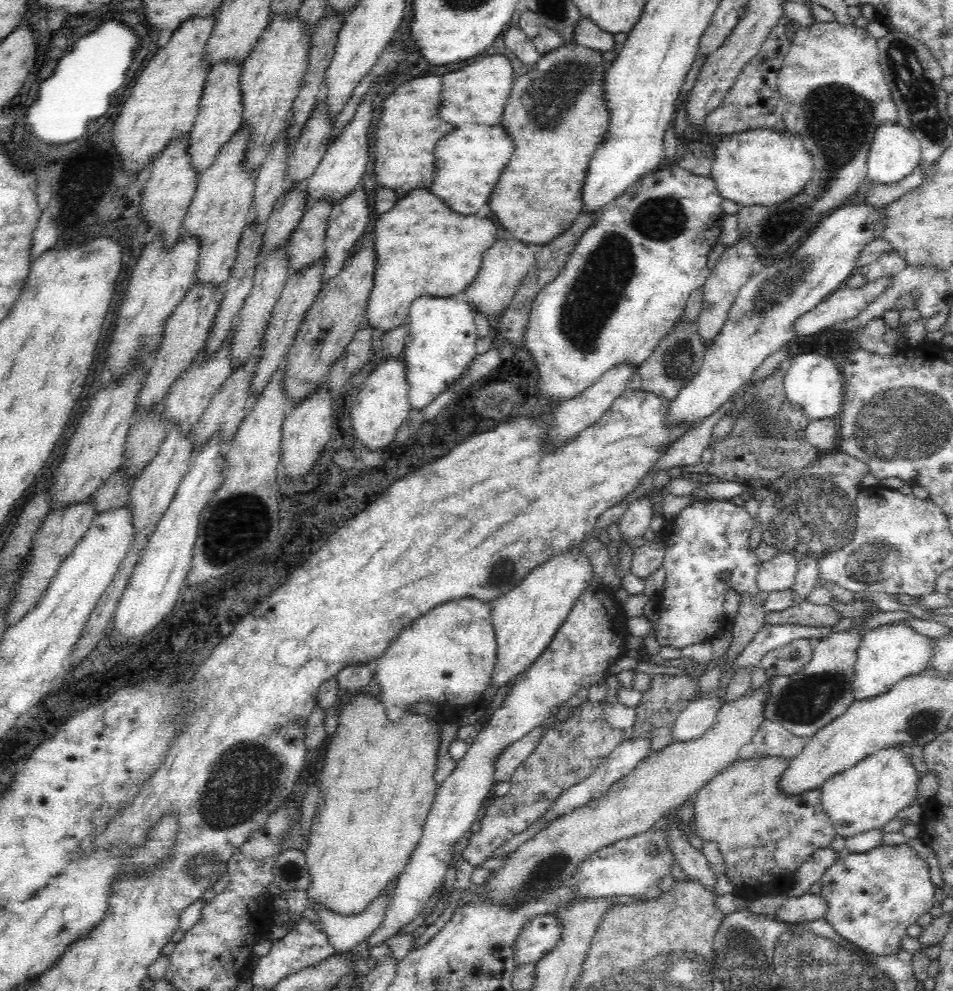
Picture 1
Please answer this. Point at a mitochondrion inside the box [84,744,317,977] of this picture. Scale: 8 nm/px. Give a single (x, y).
(204, 866)

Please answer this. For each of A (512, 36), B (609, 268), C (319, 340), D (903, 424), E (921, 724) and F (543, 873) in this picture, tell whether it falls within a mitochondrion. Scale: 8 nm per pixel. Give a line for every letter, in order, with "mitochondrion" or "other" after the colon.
A: other
B: mitochondrion
C: other
D: mitochondrion
E: mitochondrion
F: mitochondrion

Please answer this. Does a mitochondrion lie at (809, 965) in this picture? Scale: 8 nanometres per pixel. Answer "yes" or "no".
yes

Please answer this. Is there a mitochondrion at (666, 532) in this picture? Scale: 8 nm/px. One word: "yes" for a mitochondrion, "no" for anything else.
no

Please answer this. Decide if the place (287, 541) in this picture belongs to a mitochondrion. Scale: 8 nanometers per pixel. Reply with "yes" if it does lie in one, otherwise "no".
no

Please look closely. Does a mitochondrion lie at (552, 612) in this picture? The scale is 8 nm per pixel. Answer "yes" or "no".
no

